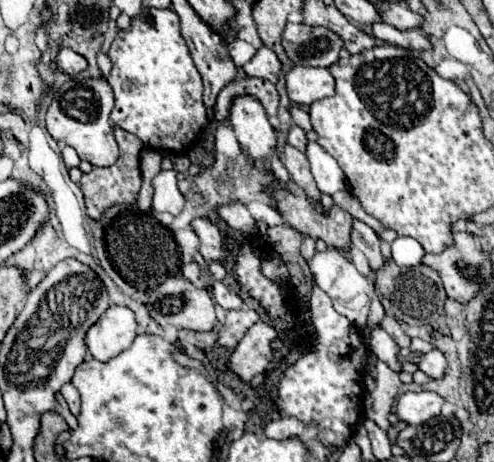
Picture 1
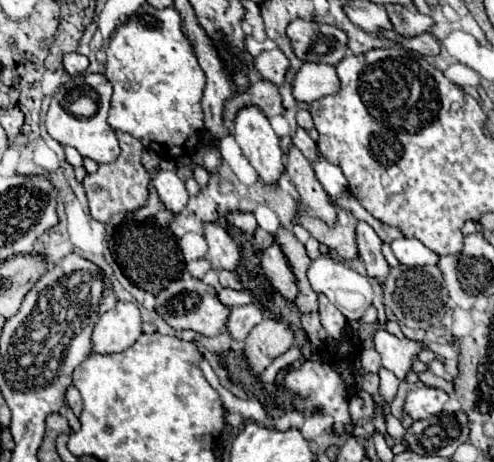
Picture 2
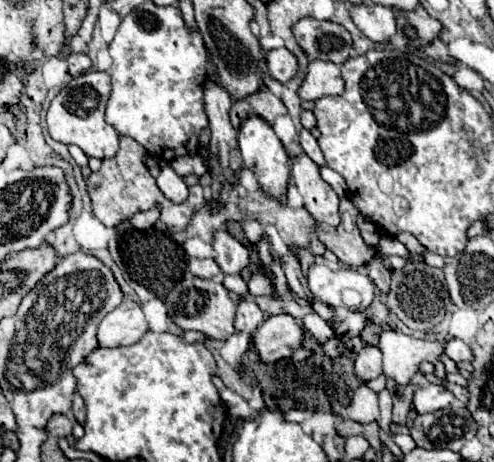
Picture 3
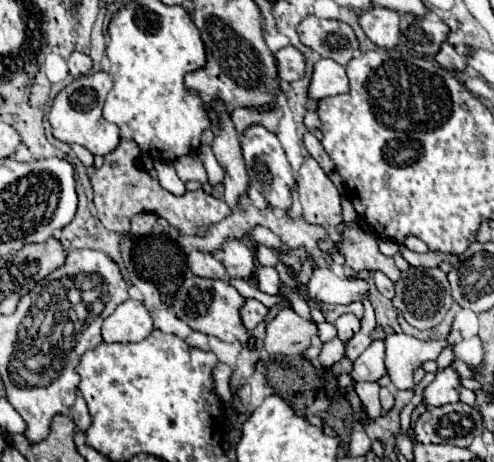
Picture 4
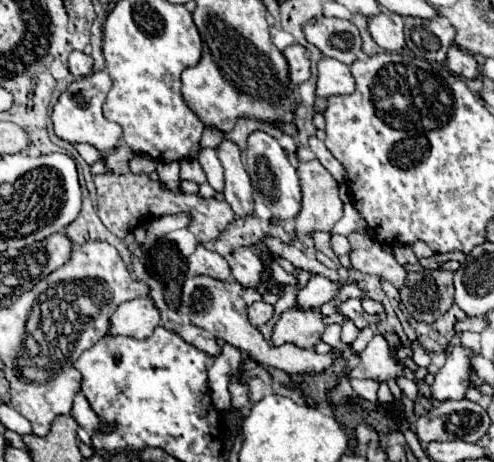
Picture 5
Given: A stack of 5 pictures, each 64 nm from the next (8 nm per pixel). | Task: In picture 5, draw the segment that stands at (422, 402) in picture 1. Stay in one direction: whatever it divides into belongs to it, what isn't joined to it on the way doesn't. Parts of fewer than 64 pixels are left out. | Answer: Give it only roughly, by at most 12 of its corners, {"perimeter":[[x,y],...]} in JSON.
{"perimeter":[[456,344],[432,384],[434,400],[462,400],[470,388],[470,348]]}

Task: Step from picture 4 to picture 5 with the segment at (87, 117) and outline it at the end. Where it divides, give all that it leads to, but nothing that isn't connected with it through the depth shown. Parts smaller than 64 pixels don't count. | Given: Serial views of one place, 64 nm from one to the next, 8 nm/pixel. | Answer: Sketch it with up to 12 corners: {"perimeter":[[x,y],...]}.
{"perimeter":[[106,70],[72,82],[52,112],[56,136],[104,154],[122,128],[102,114]]}

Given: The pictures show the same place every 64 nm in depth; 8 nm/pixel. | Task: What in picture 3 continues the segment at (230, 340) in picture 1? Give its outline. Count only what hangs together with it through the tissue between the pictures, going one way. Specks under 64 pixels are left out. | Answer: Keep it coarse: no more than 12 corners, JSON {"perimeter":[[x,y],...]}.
{"perimeter":[[242,300],[236,312],[238,334],[252,334],[264,322],[254,300]]}

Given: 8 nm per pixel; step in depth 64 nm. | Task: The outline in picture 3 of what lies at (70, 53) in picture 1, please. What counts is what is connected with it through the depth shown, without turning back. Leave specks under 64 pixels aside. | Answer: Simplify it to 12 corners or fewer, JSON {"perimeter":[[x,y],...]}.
{"perimeter":[[86,54],[68,56],[68,72],[80,76],[90,70]]}

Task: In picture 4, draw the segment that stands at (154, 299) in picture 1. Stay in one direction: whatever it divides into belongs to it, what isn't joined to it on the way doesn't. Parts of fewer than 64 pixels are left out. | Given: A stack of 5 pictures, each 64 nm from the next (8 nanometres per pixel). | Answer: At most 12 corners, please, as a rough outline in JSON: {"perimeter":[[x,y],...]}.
{"perimeter":[[194,276],[174,296],[192,330],[254,348],[240,308],[222,280]]}

